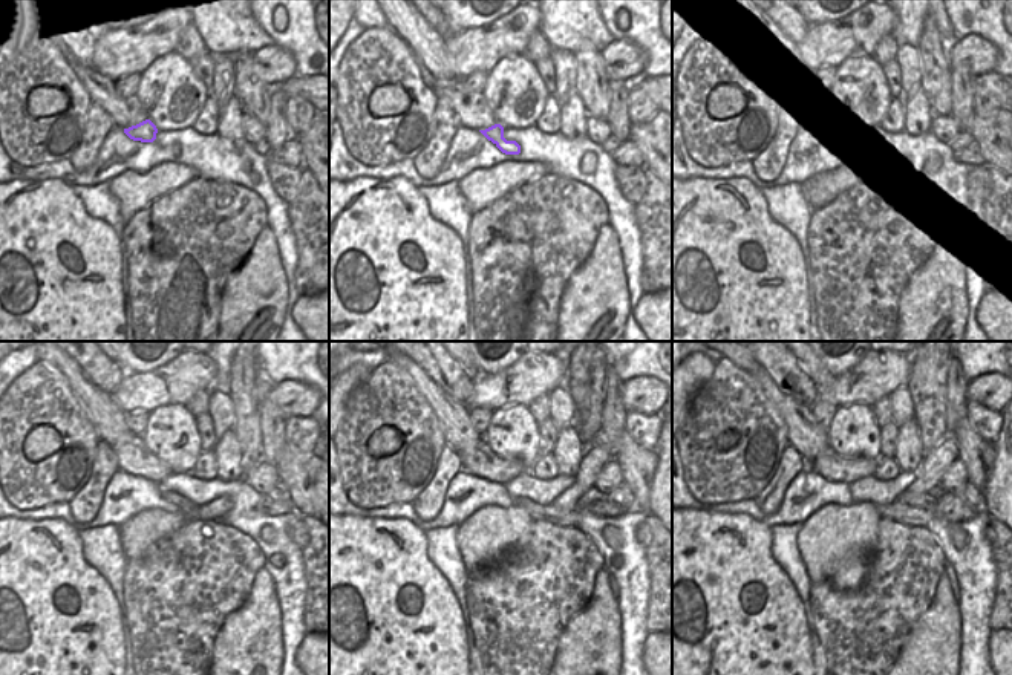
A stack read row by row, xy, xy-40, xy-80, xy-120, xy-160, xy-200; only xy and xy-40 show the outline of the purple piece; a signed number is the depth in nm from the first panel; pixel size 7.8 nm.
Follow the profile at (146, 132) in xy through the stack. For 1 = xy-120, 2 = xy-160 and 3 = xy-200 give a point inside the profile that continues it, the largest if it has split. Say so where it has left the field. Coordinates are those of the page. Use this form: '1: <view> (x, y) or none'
1: xy-120 (189, 508)
2: xy-160 (550, 513)
3: xy-200 (949, 507)

